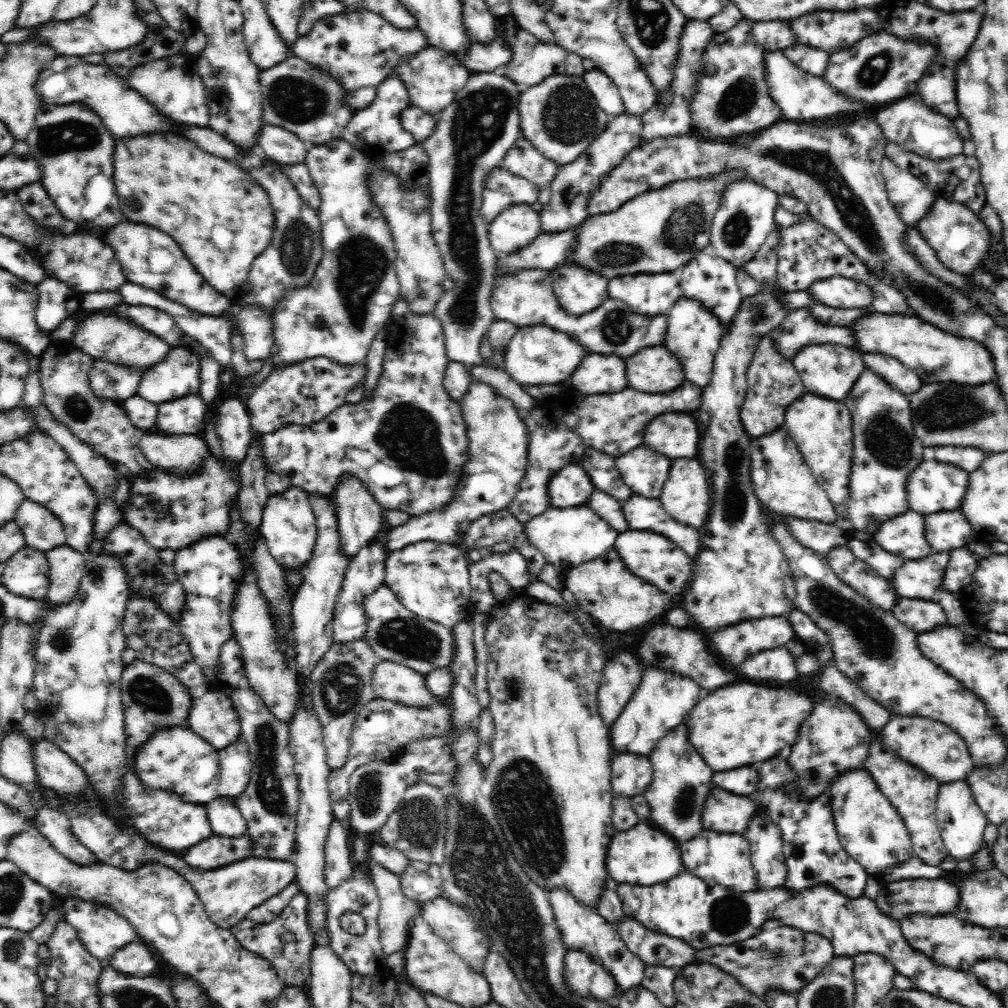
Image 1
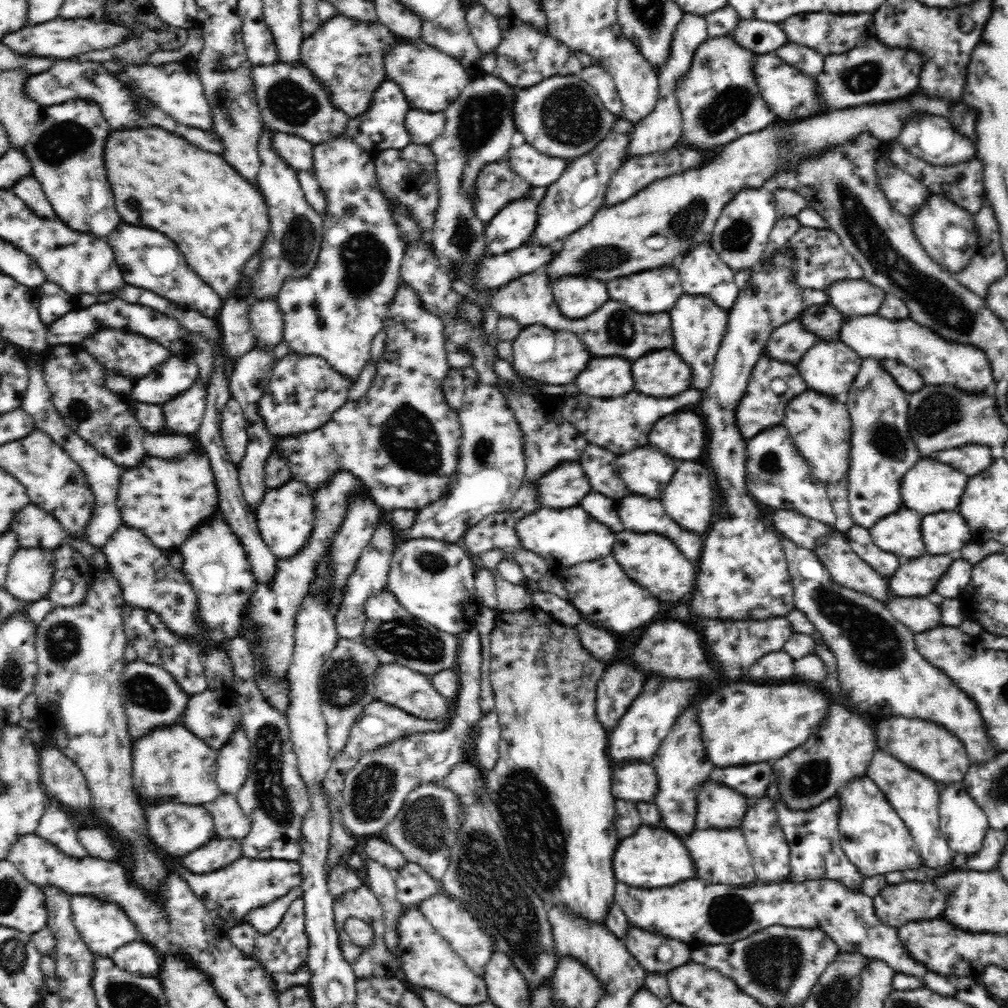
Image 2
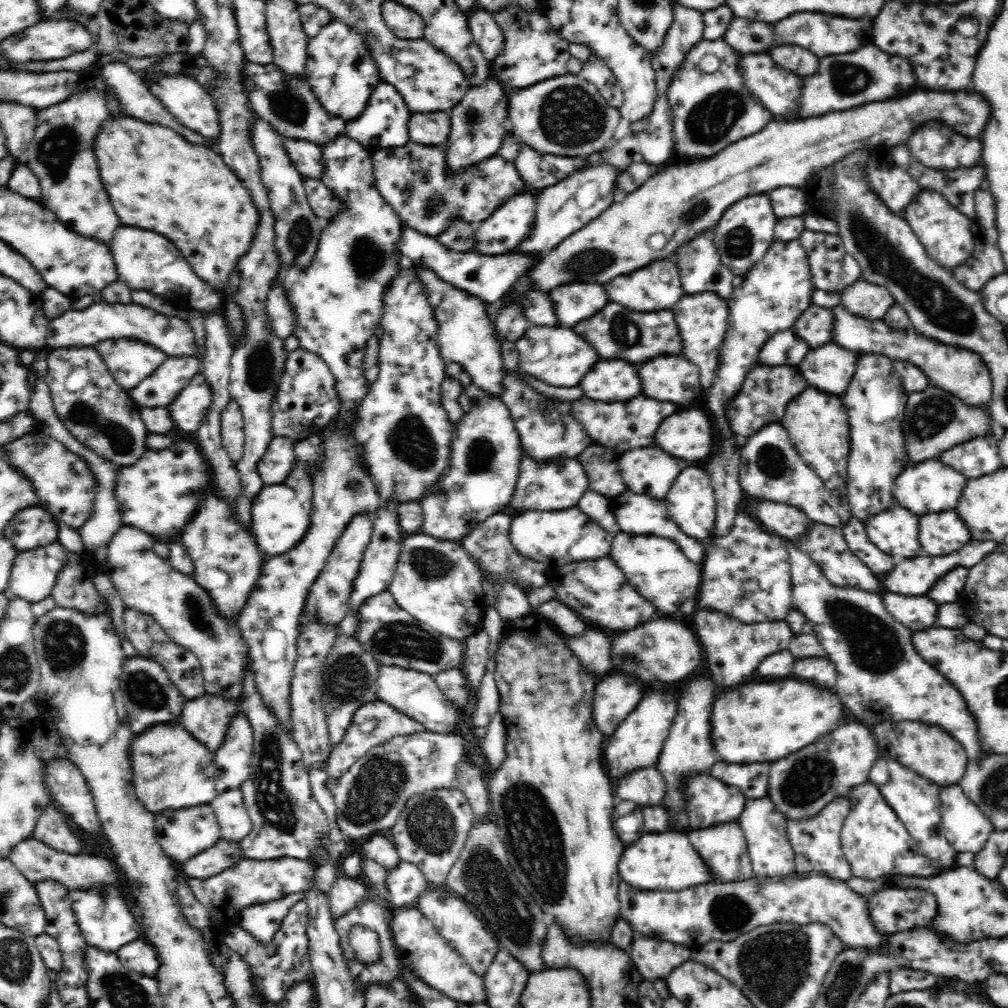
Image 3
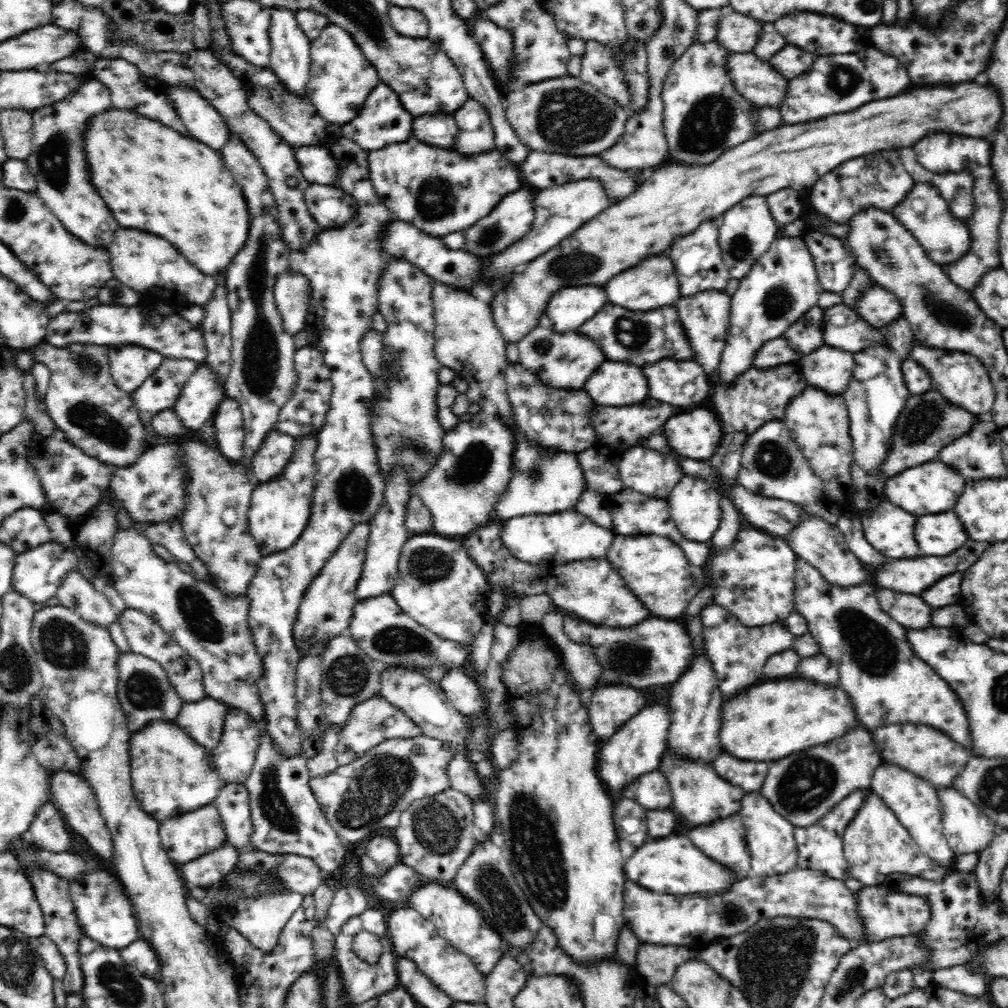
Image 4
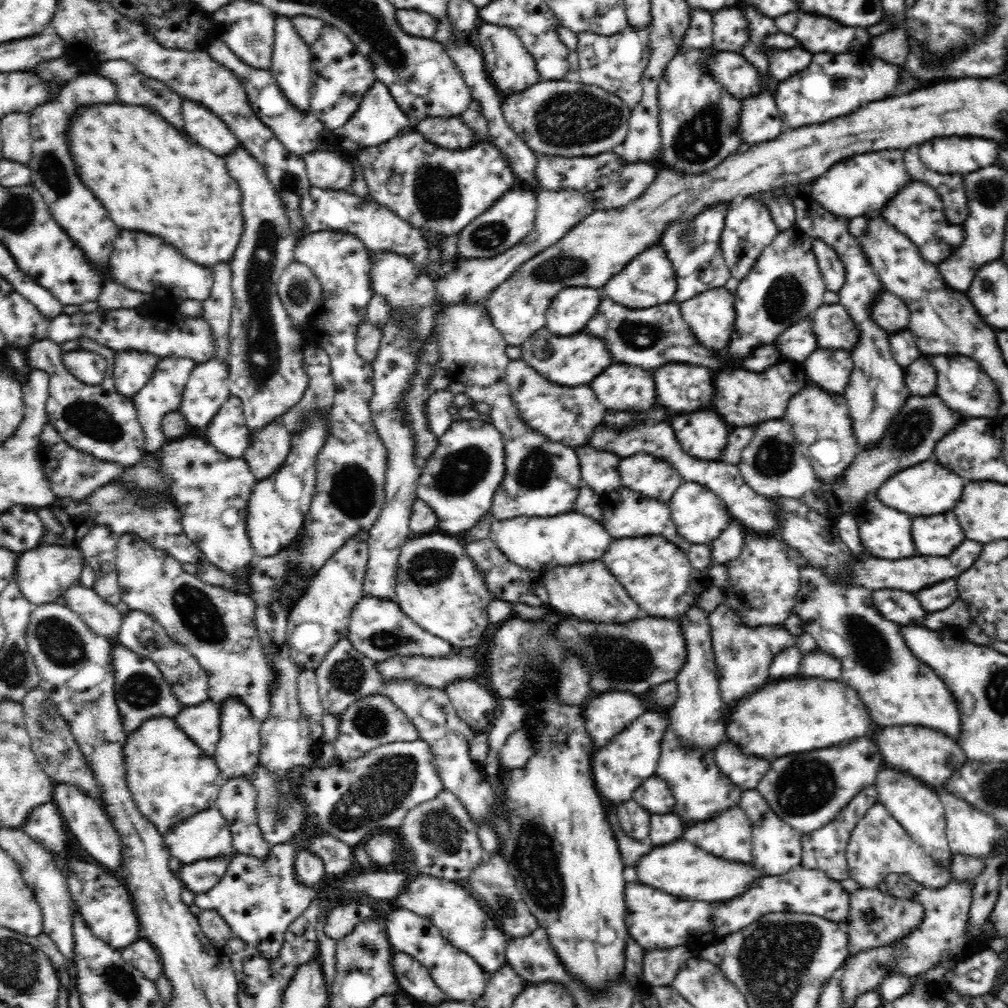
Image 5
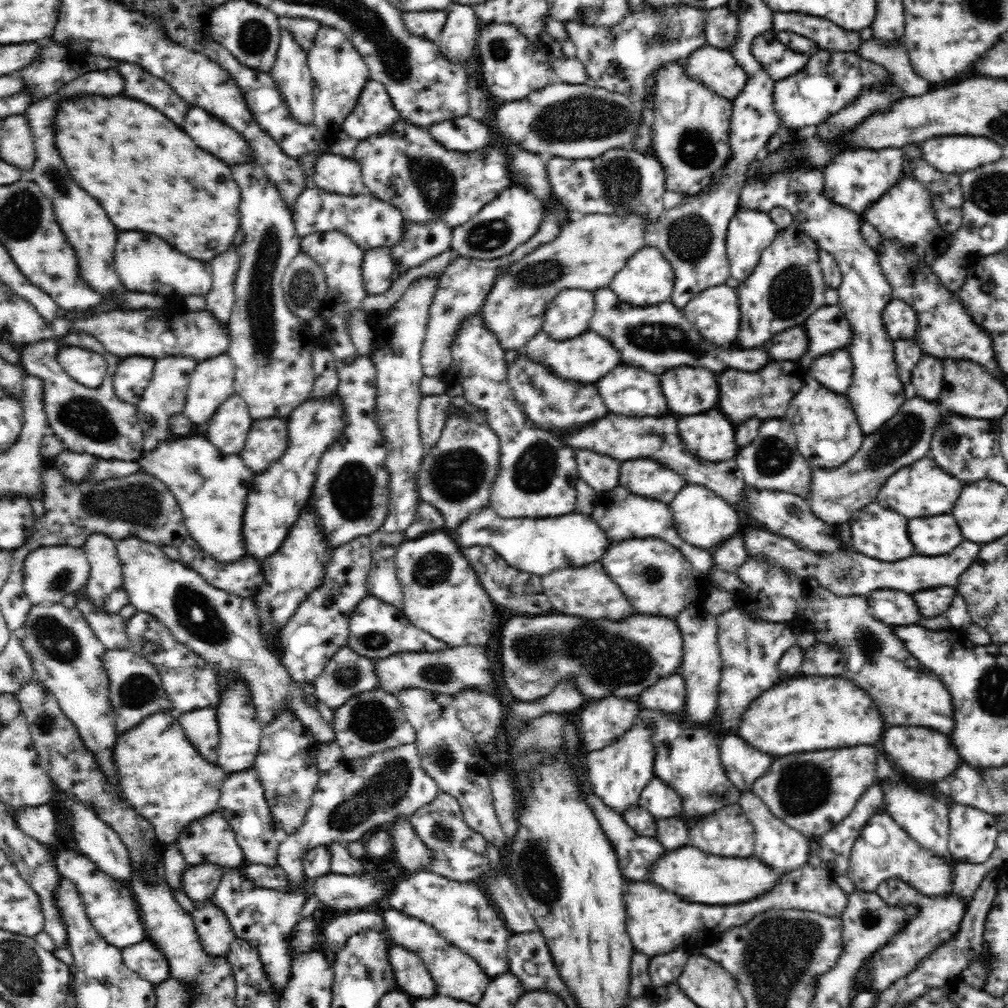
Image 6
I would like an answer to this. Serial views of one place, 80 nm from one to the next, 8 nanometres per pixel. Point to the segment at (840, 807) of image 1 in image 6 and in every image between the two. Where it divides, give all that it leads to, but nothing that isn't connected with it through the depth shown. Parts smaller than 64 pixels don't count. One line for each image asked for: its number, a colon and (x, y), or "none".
2: (874, 838)
3: (876, 844)
4: (876, 844)
5: (879, 846)
6: (884, 851)

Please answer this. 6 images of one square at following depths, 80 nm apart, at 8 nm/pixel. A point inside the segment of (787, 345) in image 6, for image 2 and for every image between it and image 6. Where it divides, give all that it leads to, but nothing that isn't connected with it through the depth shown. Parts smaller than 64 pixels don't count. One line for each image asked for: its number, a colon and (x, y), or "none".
2: (824, 323)
3: (815, 325)
4: (806, 335)
5: (797, 343)

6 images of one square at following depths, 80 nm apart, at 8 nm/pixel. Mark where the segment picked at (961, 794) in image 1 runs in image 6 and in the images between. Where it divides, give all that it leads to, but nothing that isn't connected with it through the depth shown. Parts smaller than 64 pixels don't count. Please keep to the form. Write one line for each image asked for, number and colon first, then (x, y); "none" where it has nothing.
2: (965, 825)
3: (967, 829)
4: (967, 830)
5: (970, 832)
6: (972, 839)

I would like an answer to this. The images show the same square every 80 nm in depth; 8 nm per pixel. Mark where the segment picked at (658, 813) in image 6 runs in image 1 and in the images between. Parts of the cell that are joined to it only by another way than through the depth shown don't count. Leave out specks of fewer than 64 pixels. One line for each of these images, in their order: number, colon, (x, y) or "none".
1: (631, 774)
2: (636, 782)
3: (646, 787)
4: (652, 791)
5: (654, 794)

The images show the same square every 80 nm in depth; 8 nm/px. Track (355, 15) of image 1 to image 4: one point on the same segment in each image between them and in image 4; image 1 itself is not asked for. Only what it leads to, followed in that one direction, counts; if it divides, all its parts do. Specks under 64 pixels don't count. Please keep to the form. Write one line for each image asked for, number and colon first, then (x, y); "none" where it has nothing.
2: (345, 55)
3: (342, 75)
4: (341, 77)

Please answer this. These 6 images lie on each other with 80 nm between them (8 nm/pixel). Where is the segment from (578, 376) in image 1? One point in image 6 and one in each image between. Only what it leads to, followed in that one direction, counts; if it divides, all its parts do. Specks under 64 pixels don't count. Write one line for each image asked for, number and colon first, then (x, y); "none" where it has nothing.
2: (603, 378)
3: (610, 380)
4: (613, 385)
5: (623, 388)
6: (633, 392)

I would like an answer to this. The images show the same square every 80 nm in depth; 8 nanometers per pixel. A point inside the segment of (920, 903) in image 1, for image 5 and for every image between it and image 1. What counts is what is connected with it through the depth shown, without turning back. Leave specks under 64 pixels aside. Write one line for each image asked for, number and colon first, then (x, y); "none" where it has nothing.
2: (895, 905)
3: (893, 910)
4: (884, 914)
5: (874, 920)

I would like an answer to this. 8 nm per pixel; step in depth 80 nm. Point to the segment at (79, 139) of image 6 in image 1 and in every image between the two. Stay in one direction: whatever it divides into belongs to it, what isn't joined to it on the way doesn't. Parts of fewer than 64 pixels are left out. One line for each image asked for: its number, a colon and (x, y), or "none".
1: (222, 218)
2: (160, 180)
3: (156, 180)
4: (147, 173)
5: (134, 161)

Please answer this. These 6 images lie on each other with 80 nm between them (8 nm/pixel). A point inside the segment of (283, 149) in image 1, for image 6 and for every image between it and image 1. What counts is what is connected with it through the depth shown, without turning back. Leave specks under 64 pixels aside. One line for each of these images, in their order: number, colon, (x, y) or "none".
2: (298, 153)
3: (307, 157)
4: (319, 165)
5: (326, 169)
6: (337, 174)

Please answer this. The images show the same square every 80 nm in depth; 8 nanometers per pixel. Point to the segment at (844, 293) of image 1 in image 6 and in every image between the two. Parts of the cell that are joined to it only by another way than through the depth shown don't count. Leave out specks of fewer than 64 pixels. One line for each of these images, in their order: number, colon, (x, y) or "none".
2: (858, 297)
3: (870, 301)
4: (880, 308)
5: (891, 313)
6: (901, 321)

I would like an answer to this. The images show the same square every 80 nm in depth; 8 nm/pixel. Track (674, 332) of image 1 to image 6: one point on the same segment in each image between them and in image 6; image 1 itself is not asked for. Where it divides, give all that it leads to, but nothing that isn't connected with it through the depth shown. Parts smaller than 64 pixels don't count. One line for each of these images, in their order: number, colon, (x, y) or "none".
2: (699, 324)
3: (702, 319)
4: (705, 316)
5: (710, 315)
6: (716, 314)

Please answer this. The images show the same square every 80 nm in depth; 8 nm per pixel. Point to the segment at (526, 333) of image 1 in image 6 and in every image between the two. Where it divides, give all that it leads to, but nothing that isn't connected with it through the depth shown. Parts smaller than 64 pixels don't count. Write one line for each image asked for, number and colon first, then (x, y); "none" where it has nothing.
2: (552, 357)
3: (558, 357)
4: (563, 361)
5: (568, 361)
6: (587, 358)

